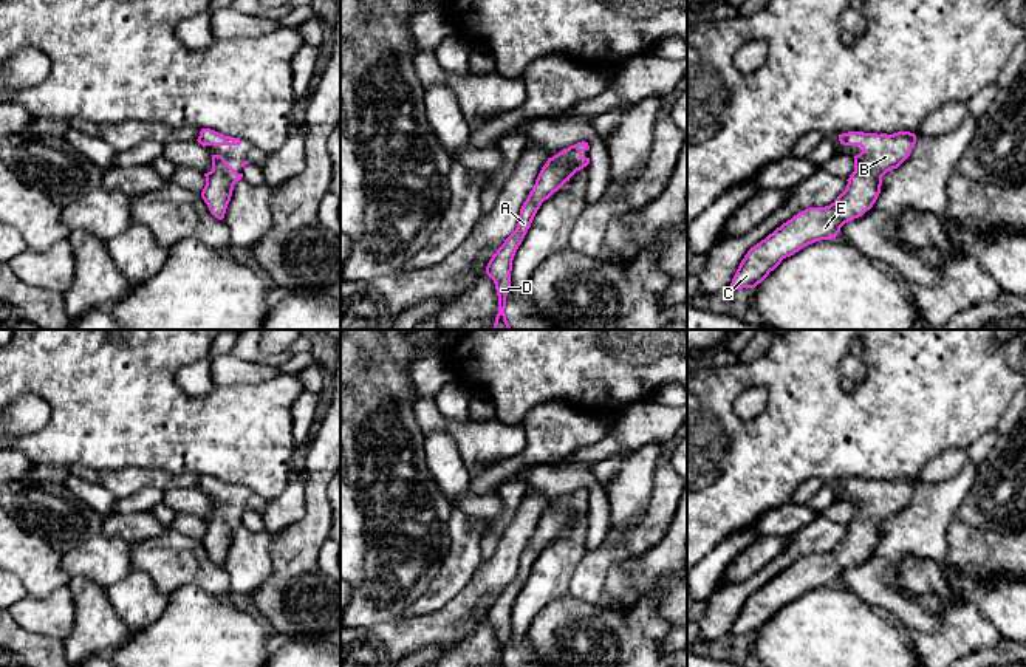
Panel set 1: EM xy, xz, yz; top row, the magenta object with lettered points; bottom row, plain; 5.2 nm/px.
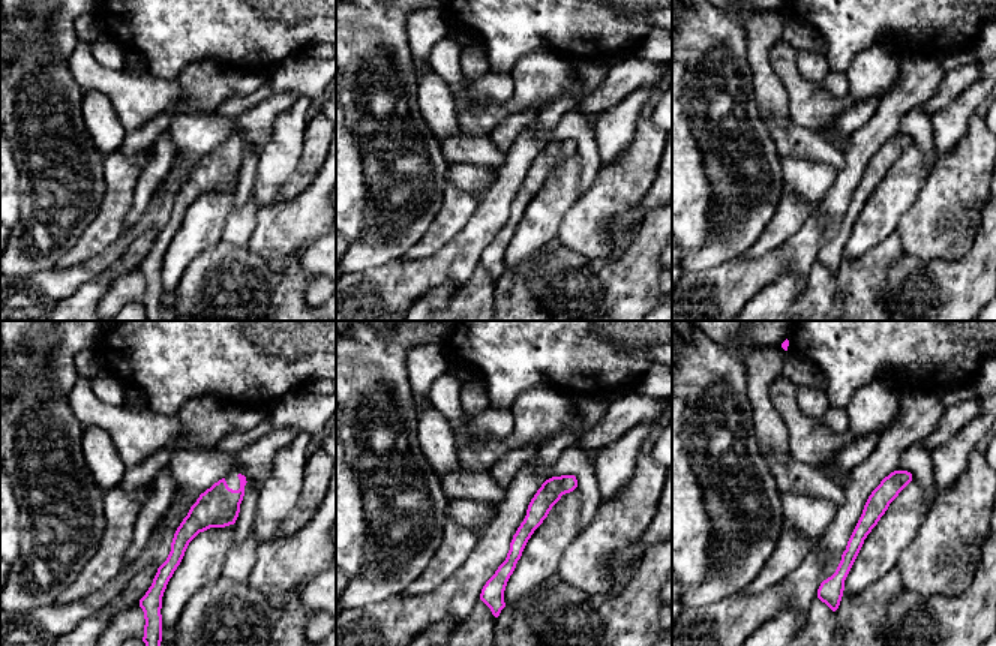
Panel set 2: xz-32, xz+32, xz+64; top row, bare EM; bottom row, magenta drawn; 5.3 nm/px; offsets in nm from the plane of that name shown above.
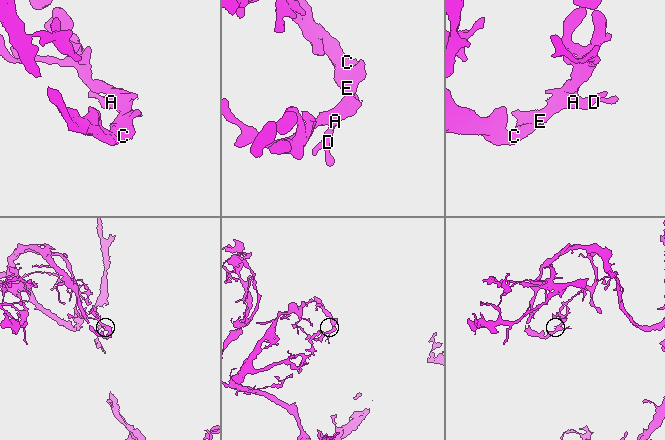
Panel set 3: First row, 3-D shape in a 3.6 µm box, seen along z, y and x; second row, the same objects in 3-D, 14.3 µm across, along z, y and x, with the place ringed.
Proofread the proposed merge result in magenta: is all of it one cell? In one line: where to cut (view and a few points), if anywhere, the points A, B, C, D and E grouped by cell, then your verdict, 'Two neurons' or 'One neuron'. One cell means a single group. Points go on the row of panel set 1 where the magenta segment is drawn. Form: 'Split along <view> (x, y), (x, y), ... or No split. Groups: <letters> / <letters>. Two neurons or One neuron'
No split. Groups: A B C D E. One neuron

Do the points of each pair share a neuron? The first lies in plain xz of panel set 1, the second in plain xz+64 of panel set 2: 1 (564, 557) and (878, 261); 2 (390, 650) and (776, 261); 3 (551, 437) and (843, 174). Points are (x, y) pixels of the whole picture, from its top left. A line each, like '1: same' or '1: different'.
1: different
2: same
3: different

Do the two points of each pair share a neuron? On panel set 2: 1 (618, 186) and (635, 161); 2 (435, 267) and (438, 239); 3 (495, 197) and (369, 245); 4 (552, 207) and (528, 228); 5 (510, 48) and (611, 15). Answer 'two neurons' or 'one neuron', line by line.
1: one neuron
2: two neurons
3: two neurons
4: one neuron
5: one neuron

